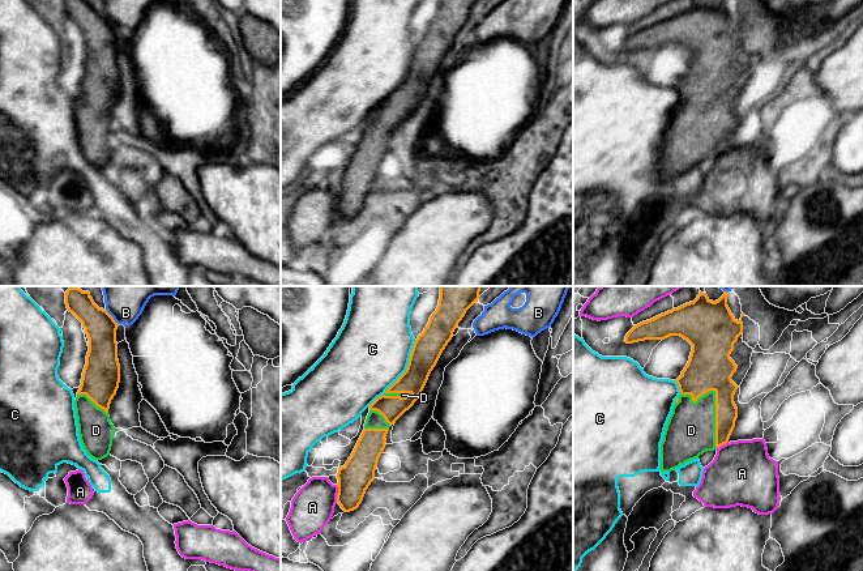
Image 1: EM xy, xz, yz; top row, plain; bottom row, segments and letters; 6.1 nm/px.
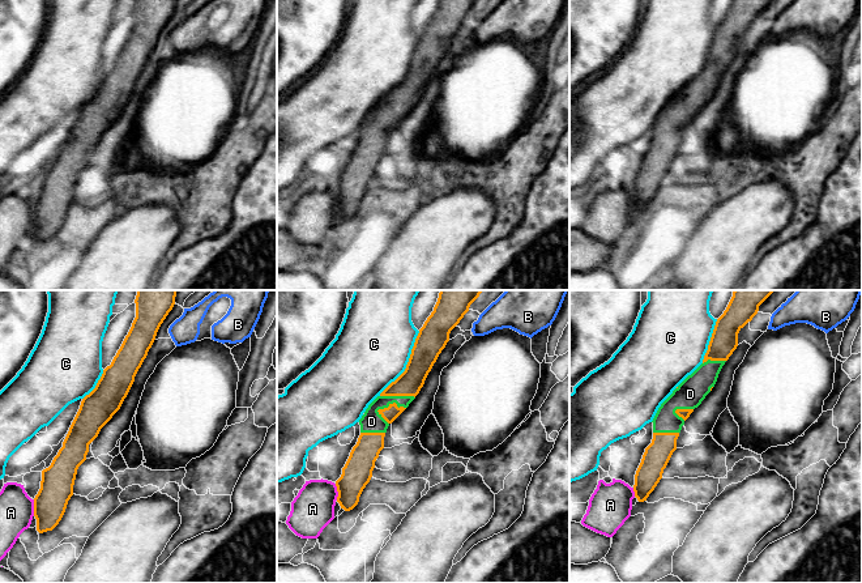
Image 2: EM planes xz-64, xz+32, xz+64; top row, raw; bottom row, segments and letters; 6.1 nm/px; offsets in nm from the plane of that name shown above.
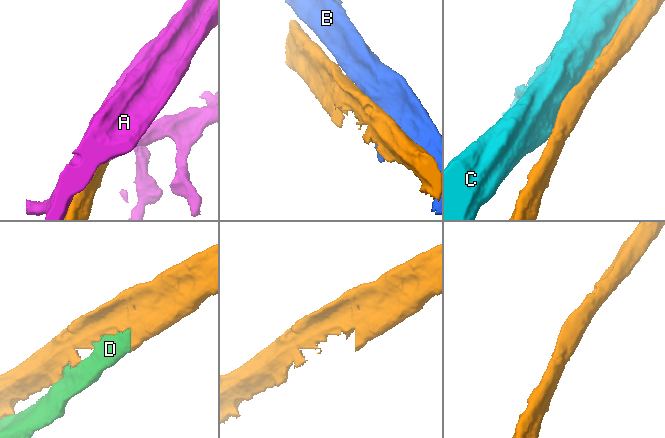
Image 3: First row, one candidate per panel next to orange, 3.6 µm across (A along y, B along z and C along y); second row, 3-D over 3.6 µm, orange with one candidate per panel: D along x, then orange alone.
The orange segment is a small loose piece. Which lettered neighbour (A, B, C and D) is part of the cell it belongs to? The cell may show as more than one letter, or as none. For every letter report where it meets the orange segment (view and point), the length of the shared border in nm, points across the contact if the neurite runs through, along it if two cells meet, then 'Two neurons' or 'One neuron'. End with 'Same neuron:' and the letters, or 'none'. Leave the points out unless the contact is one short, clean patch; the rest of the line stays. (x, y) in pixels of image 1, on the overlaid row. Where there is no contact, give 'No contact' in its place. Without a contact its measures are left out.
A: Touches orange at xz (338, 493). Shared border 100 nm. Two neurons
B: Touches orange at xy (111, 316). Shared border 130 nm. Two neurons
C: Touches orange at xz (401, 375). Shared border 500 nm. Two neurons
D: Touches orange at yz (716, 401). Shared border 420 nm. One neuron
Same neuron: D

